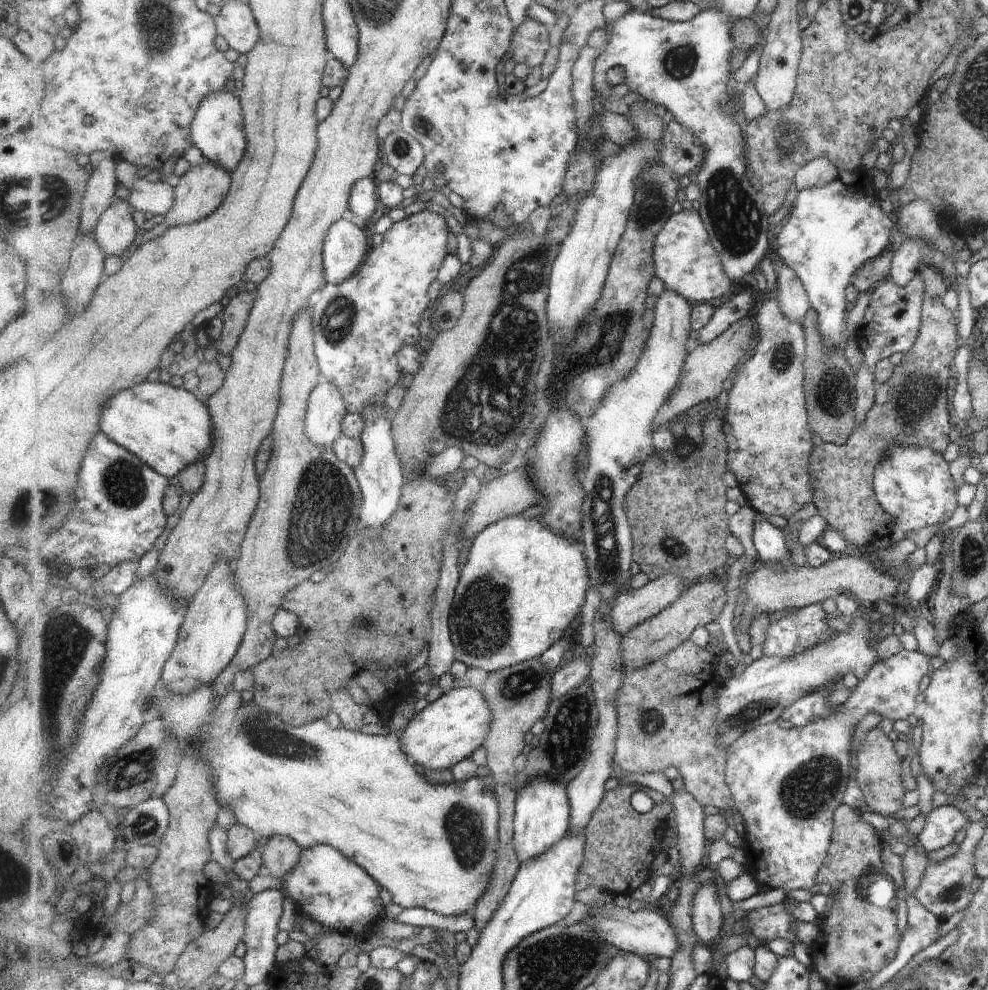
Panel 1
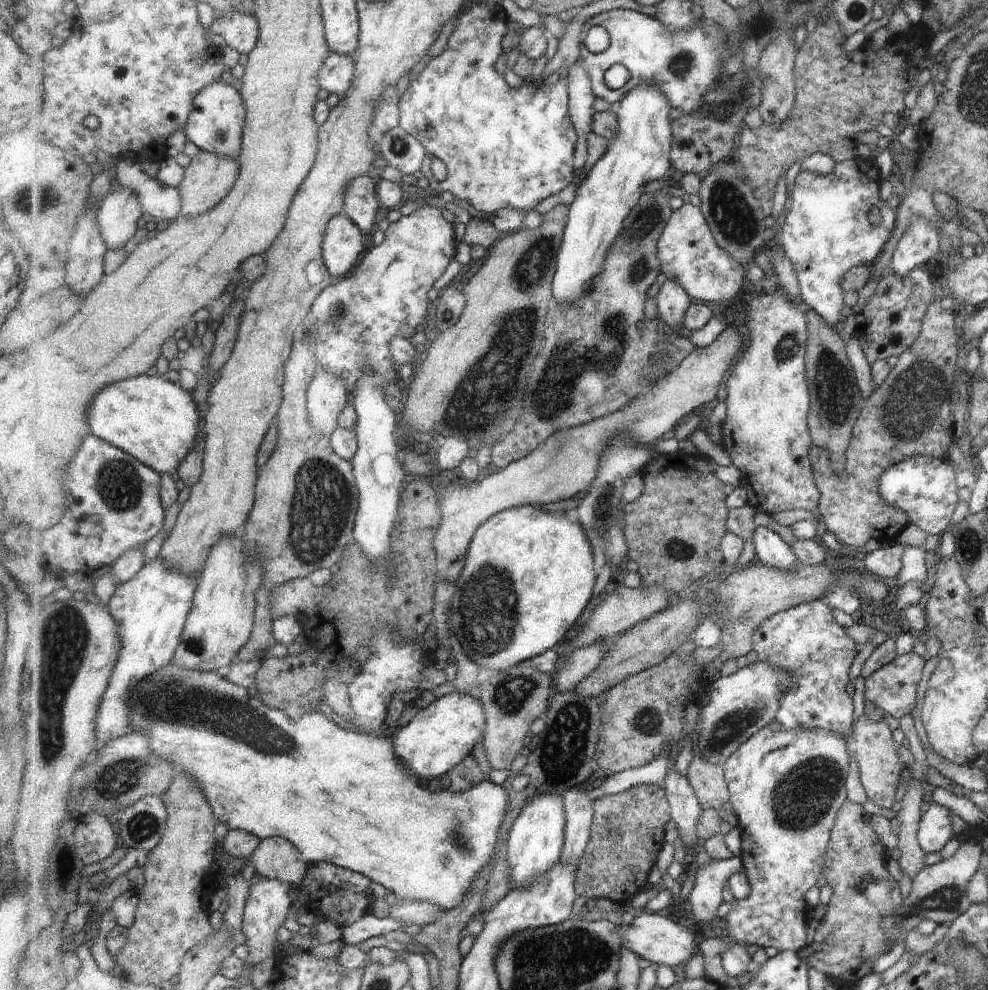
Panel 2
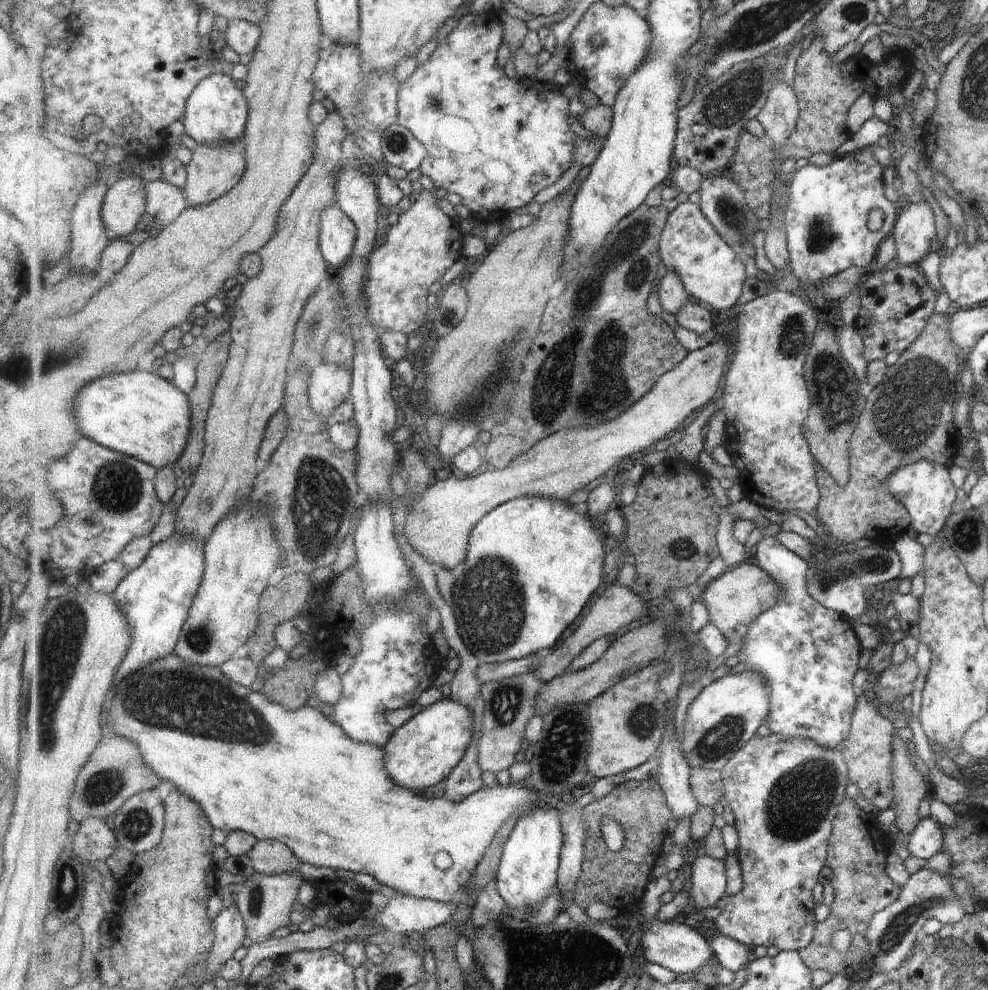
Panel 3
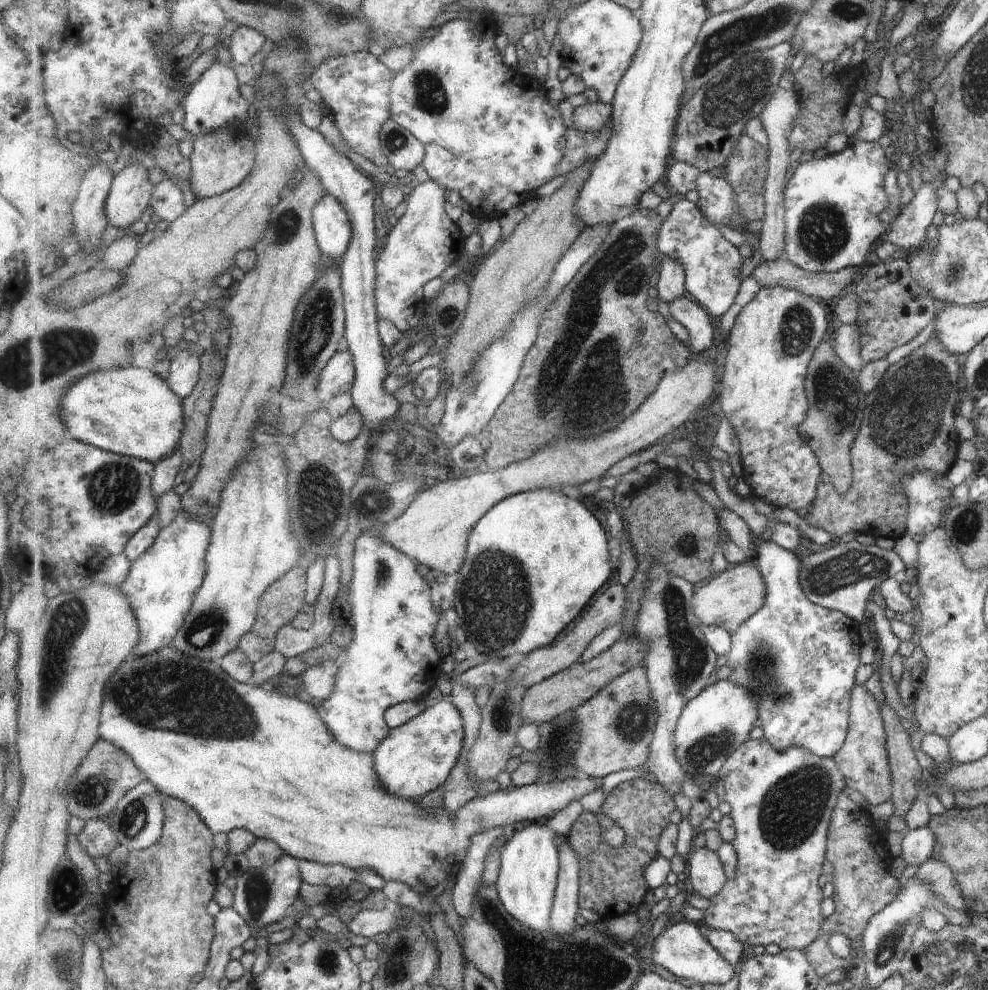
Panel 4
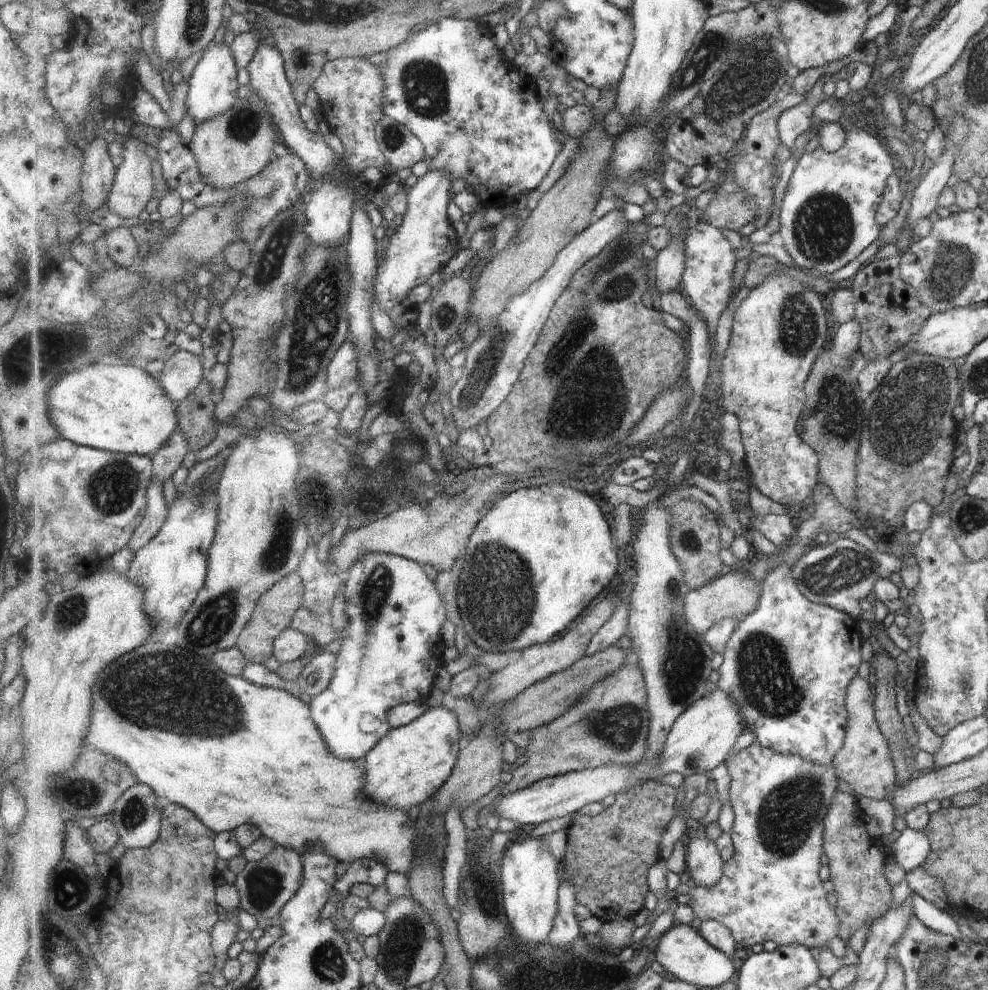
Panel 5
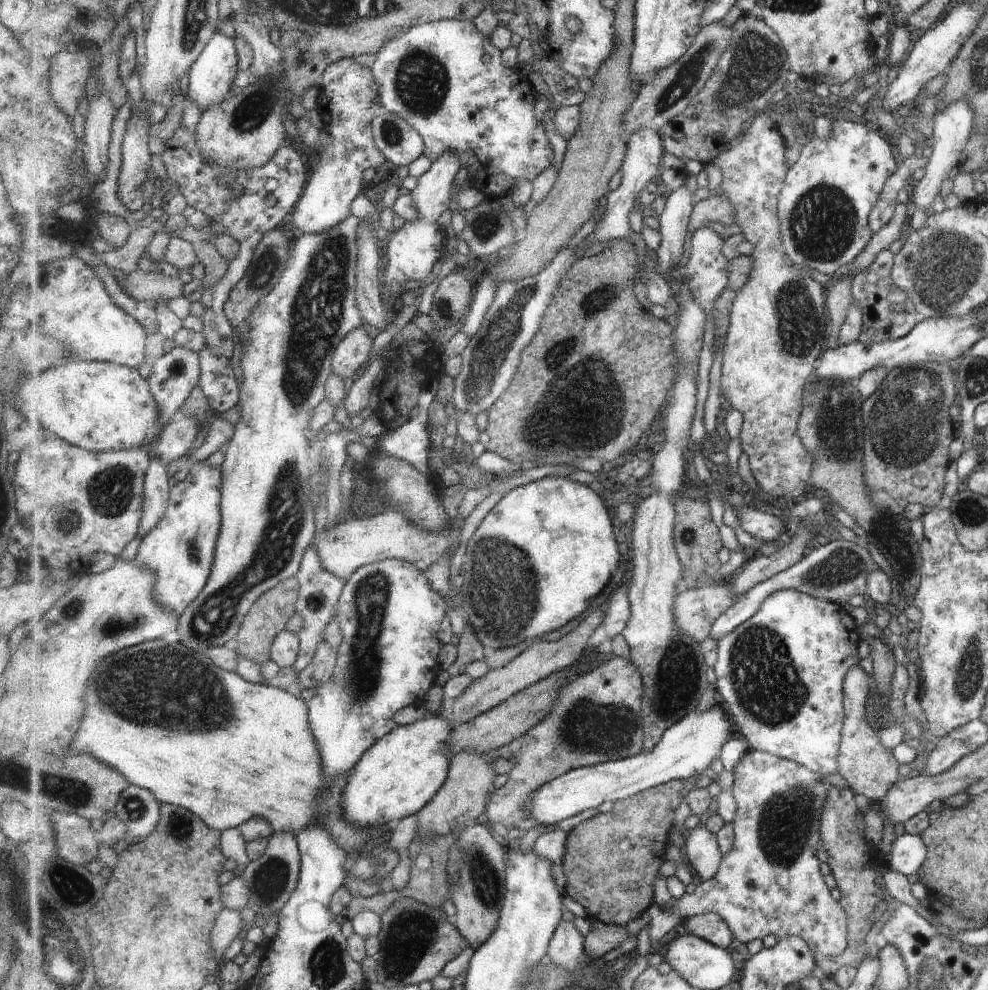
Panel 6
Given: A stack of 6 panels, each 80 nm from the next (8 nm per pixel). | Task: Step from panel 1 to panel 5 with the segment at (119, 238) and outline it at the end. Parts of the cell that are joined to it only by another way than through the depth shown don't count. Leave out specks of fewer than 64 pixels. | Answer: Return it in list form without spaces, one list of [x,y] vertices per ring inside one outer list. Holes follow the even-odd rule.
[[[139,128],[131,134],[131,140],[123,152],[124,161],[116,169],[114,185],[106,202],[110,214],[122,216],[123,218],[137,218],[147,204],[153,198],[153,174],[151,174],[151,157],[147,156],[143,147],[143,132],[145,129]]]

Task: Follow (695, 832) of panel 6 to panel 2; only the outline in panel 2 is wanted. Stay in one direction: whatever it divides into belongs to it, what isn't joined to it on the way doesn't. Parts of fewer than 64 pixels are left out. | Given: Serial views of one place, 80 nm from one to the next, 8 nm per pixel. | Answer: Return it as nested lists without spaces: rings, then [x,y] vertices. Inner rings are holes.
[[[733,857],[726,861],[712,860],[705,866],[694,867],[693,871],[697,874],[695,885],[691,890],[687,900],[692,906],[692,916],[700,926],[707,926],[710,924],[712,927],[720,928],[721,920],[717,917],[717,910],[723,904],[723,888],[725,882],[735,876],[737,873],[744,873],[744,862],[741,857]]]

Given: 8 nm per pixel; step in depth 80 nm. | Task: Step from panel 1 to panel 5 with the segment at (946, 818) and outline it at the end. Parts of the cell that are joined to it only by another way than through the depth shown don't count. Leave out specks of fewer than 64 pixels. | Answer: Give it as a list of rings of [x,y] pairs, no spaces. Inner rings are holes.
[[[904,829],[892,844],[892,856],[895,862],[909,872],[917,866],[922,866],[930,849],[929,841],[923,831]]]

